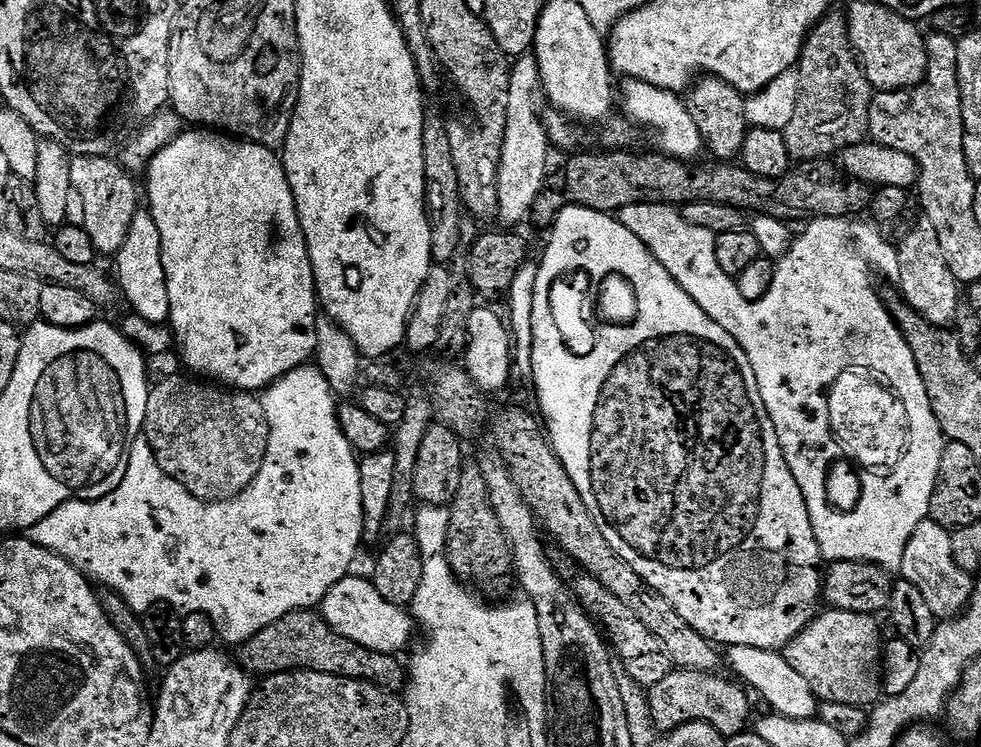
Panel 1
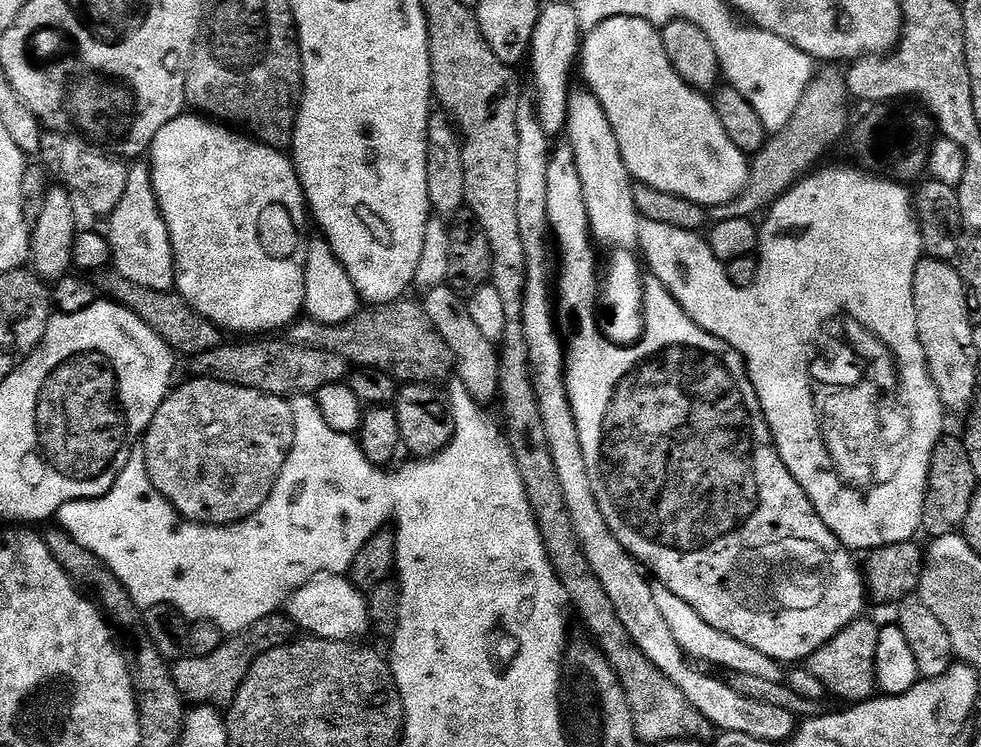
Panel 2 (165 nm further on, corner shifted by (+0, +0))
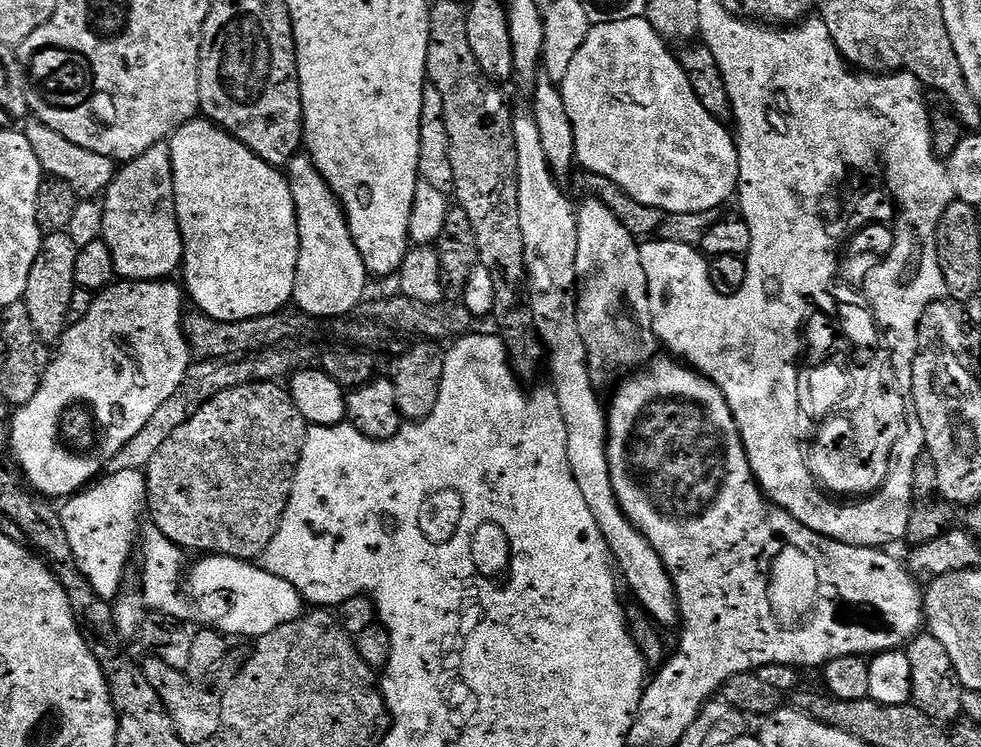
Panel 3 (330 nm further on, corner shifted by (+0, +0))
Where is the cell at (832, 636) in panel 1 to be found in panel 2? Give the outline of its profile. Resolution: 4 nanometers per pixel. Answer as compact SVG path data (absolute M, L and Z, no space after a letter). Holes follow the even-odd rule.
M868 618L853 622L851 628L843 628L829 644L824 644L807 661L806 668L812 672L829 693L841 696L850 704L863 703L873 699L876 686L876 655L878 654L878 634L880 628L872 625Z

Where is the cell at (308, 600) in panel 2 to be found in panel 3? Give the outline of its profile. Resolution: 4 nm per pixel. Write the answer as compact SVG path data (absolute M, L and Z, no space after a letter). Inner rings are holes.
M208 554L197 560L200 561L193 568L191 565L186 576L187 591L198 609L198 616L200 612L201 618L204 619L203 623L215 628L217 632L224 633L225 637L252 636L251 638L259 638L270 634L270 630L278 630L278 626L303 616L306 611L306 601L297 588L290 582L270 574L262 566L246 560L238 560L234 556L219 554Z

